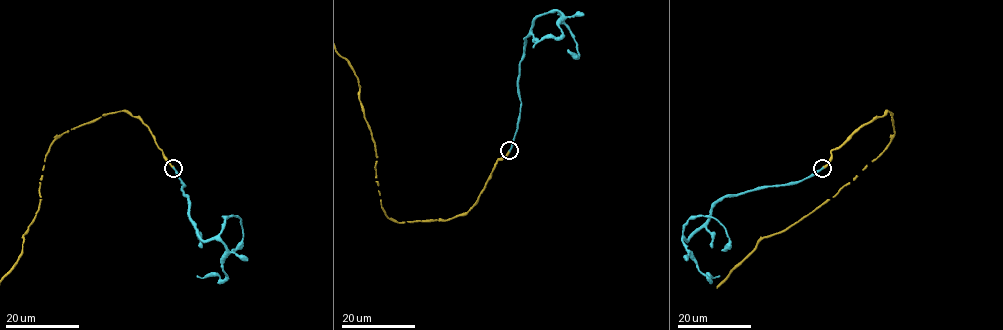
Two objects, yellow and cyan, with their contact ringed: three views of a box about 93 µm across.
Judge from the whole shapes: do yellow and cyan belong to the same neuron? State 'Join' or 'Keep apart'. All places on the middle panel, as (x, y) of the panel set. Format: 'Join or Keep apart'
Join

